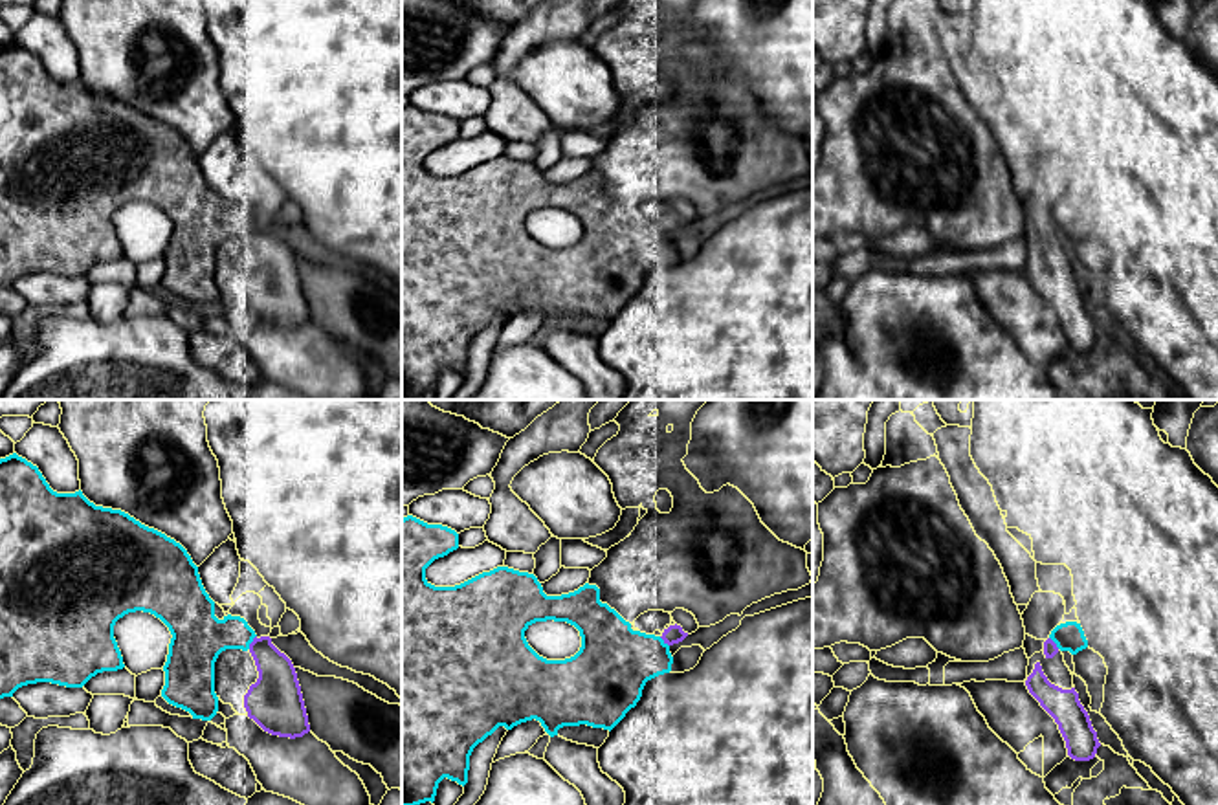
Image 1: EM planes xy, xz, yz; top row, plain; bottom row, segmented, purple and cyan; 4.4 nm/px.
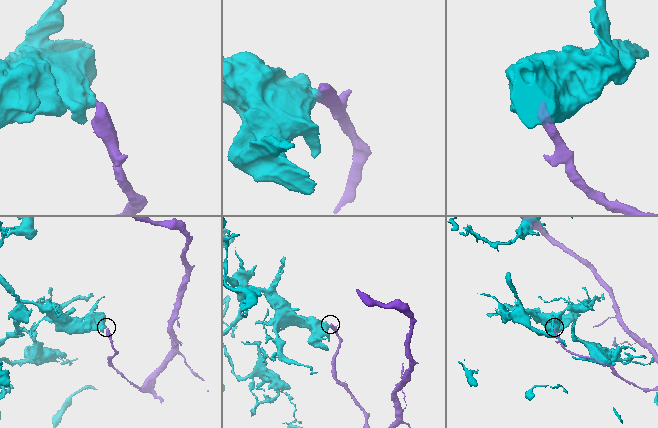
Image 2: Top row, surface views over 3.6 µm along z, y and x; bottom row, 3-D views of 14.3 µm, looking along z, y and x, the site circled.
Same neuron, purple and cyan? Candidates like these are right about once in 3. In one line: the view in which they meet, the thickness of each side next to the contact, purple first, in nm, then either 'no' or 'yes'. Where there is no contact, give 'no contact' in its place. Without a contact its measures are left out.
meets purple in xy; 200 nm thick on the purple side, 240 nm on the other; no

